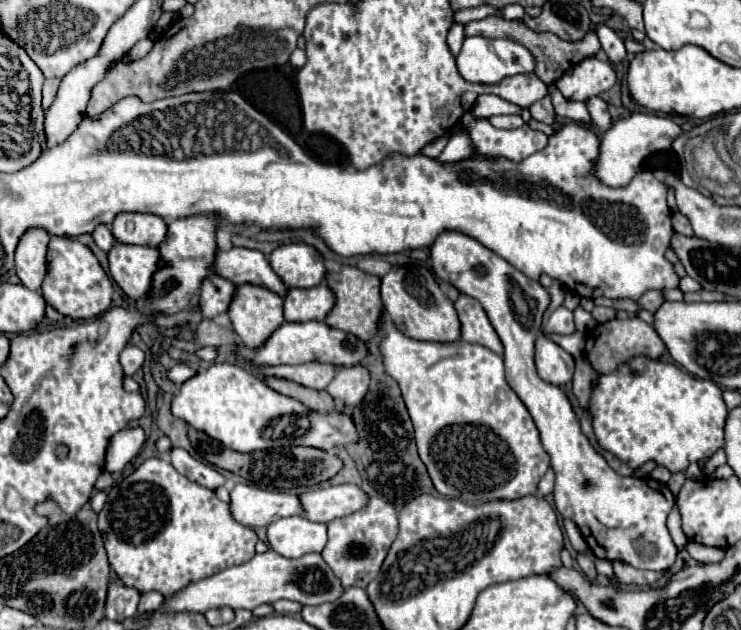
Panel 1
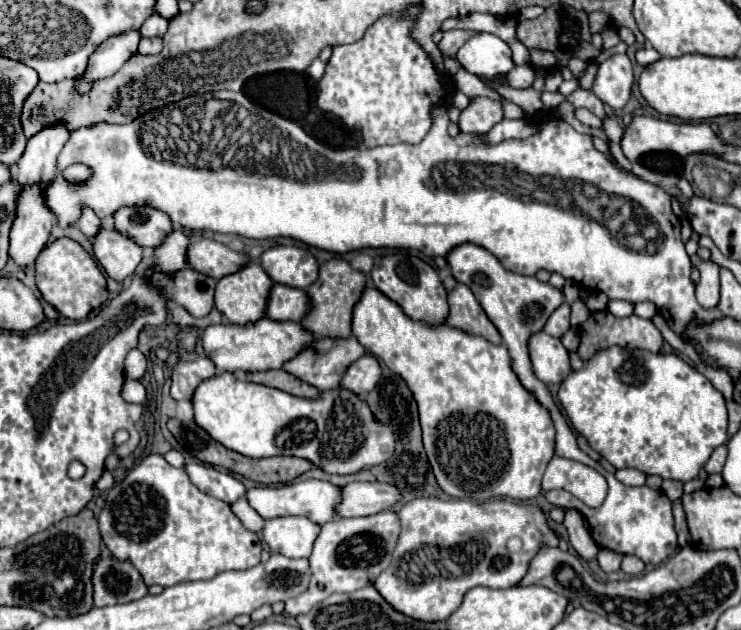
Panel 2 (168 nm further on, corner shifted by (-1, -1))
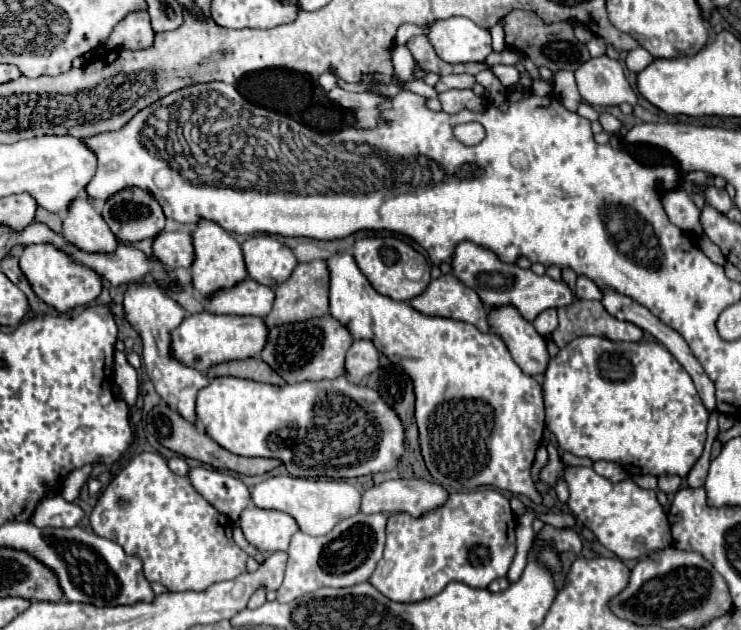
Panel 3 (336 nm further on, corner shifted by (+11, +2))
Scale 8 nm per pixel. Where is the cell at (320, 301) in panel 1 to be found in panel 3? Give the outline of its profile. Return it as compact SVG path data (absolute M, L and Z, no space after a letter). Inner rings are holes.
M252 278L242 280L230 290L220 290L208 300L212 314L240 314L240 316L268 316L272 310L272 288Z

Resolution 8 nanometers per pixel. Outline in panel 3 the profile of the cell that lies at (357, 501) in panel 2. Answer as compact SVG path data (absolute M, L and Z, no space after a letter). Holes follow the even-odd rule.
M386 480L362 492L360 510L364 514L374 512L408 512L412 516L422 516L448 498L448 492L426 480Z

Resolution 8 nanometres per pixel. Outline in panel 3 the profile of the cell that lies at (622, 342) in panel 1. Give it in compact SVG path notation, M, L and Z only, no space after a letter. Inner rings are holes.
M576 300L570 306L558 308L558 318L560 324L552 332L558 348L580 336L602 336L614 342L640 342L644 336L638 326L616 320L596 300Z

